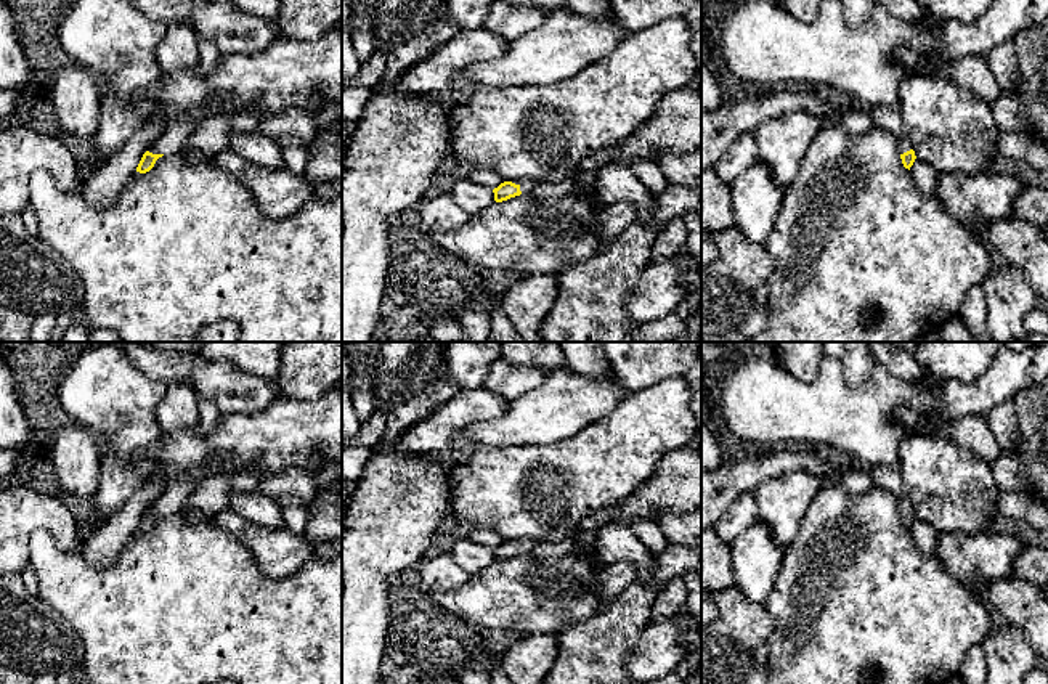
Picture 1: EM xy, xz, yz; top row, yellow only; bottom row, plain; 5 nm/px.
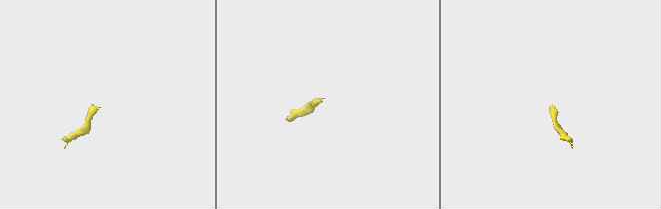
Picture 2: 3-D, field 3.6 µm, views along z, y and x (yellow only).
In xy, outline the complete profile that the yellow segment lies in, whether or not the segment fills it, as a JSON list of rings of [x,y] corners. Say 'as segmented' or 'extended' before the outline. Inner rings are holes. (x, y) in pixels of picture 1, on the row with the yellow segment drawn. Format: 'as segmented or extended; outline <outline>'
extended; outline [[[204,103],[180,112],[165,125],[162,135],[149,145],[136,172],[146,173],[154,167],[159,157],[178,153],[201,122],[220,116],[221,112],[223,106],[212,103]]]

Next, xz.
extended; outline [[[504,181],[498,188],[493,189],[494,193],[494,201],[502,202],[510,197],[520,196],[520,194],[528,194],[534,189],[536,183],[534,181]]]

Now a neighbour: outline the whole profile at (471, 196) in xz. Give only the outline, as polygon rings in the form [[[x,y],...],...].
[[[459,180],[451,193],[457,206],[461,206],[470,217],[489,207],[494,201],[494,193],[485,185],[472,180]]]

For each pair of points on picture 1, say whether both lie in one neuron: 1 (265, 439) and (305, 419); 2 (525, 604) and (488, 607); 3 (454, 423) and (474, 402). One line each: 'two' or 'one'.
1: one
2: one
3: one

